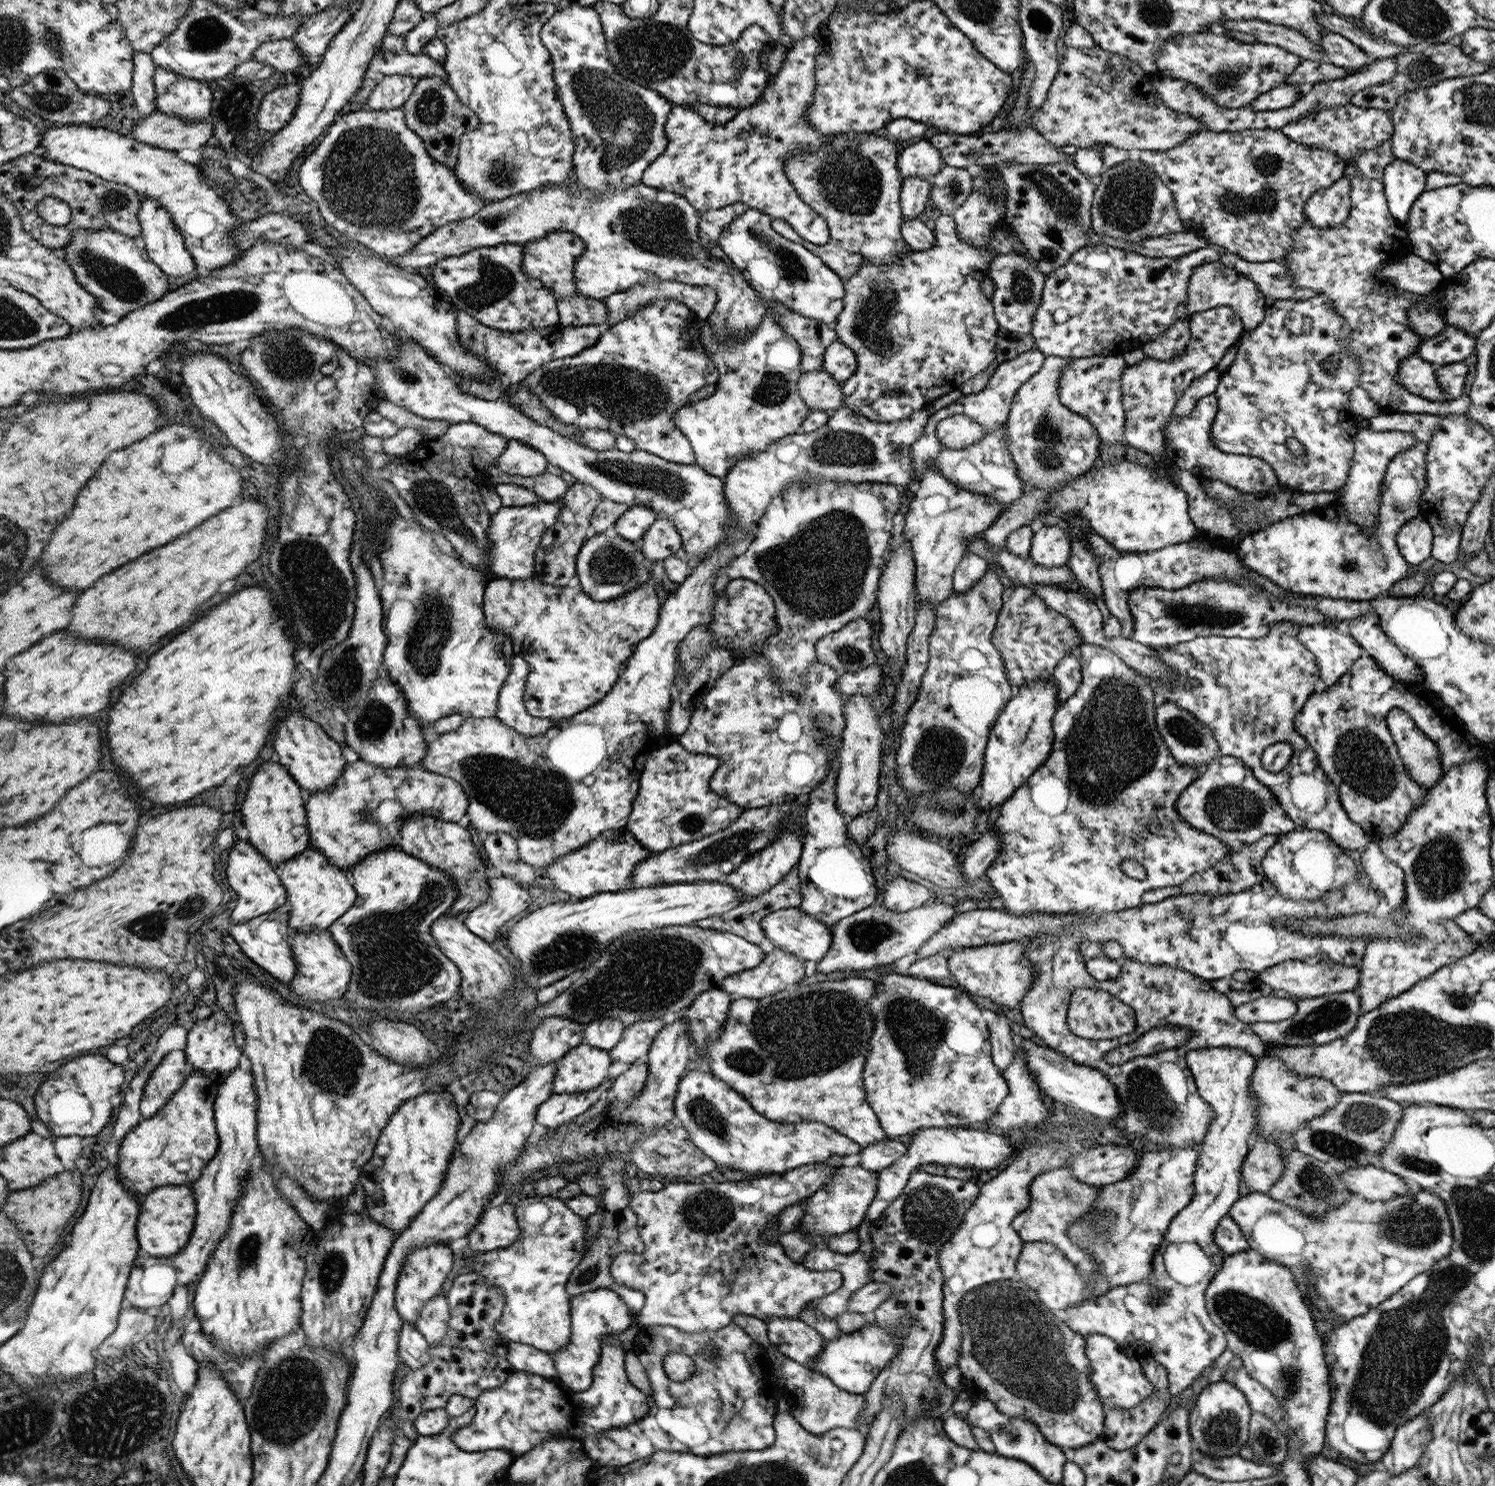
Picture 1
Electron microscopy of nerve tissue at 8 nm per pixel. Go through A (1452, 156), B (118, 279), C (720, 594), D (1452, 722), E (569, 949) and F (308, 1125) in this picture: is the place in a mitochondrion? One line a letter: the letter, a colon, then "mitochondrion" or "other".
A: other
B: mitochondrion
C: other
D: other
E: mitochondrion
F: other

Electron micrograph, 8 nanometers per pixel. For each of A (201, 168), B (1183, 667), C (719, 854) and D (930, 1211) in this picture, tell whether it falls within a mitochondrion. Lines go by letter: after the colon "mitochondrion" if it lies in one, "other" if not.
A: other
B: other
C: mitochondrion
D: mitochondrion

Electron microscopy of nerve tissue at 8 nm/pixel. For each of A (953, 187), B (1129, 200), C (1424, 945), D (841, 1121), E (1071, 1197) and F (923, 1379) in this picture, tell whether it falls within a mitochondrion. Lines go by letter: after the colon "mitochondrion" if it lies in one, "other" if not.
A: mitochondrion
B: mitochondrion
C: other
D: other
E: mitochondrion
F: other

